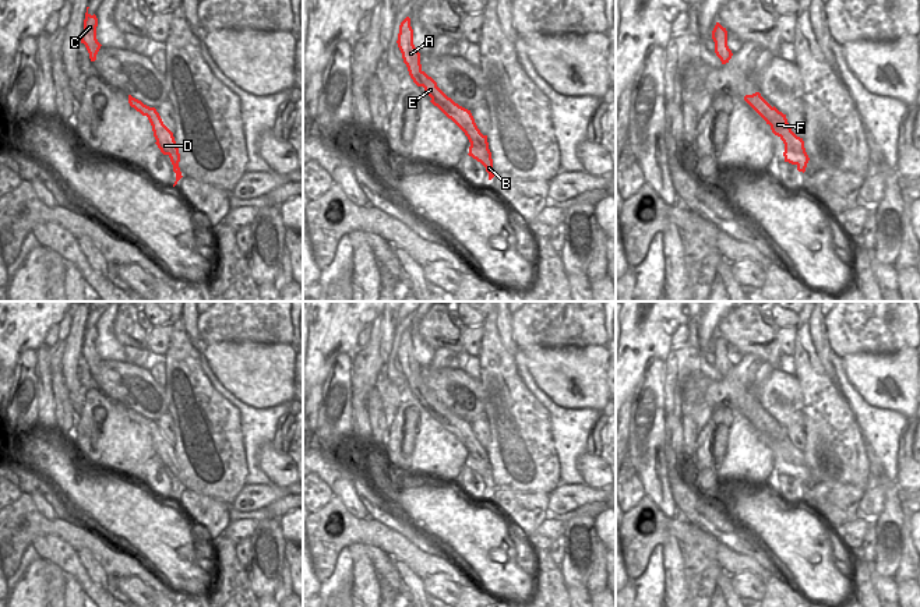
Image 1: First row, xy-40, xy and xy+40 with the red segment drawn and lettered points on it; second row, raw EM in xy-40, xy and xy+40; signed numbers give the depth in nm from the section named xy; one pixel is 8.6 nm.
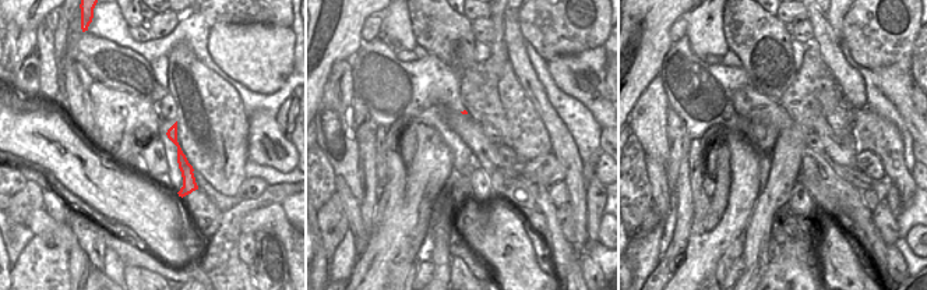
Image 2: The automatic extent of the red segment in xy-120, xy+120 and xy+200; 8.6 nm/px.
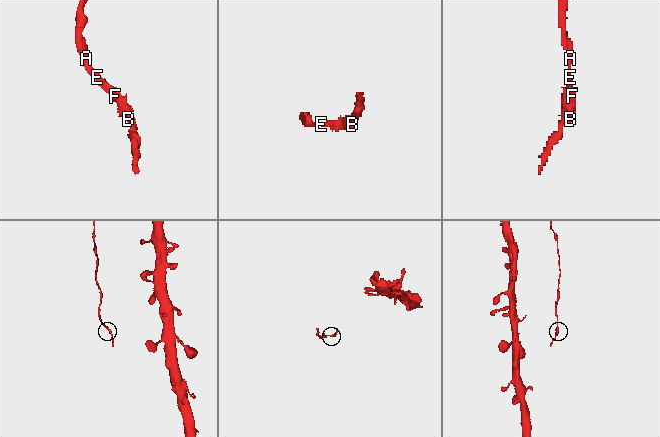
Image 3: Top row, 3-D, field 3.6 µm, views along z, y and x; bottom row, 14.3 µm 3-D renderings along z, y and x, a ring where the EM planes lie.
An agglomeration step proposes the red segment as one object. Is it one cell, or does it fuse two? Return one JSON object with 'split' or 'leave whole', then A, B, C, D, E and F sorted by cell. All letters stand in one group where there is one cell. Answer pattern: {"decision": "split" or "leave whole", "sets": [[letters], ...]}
{"decision": "leave whole", "sets": [["A", "B", "C", "D", "E", "F"]]}

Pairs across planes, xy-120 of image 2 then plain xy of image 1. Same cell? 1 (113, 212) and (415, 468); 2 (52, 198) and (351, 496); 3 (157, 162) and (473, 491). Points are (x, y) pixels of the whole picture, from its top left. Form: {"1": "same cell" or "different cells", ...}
{"1": "different cells", "2": "same cell", "3": "same cell"}

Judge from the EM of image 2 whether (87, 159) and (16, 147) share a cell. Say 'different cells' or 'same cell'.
same cell

